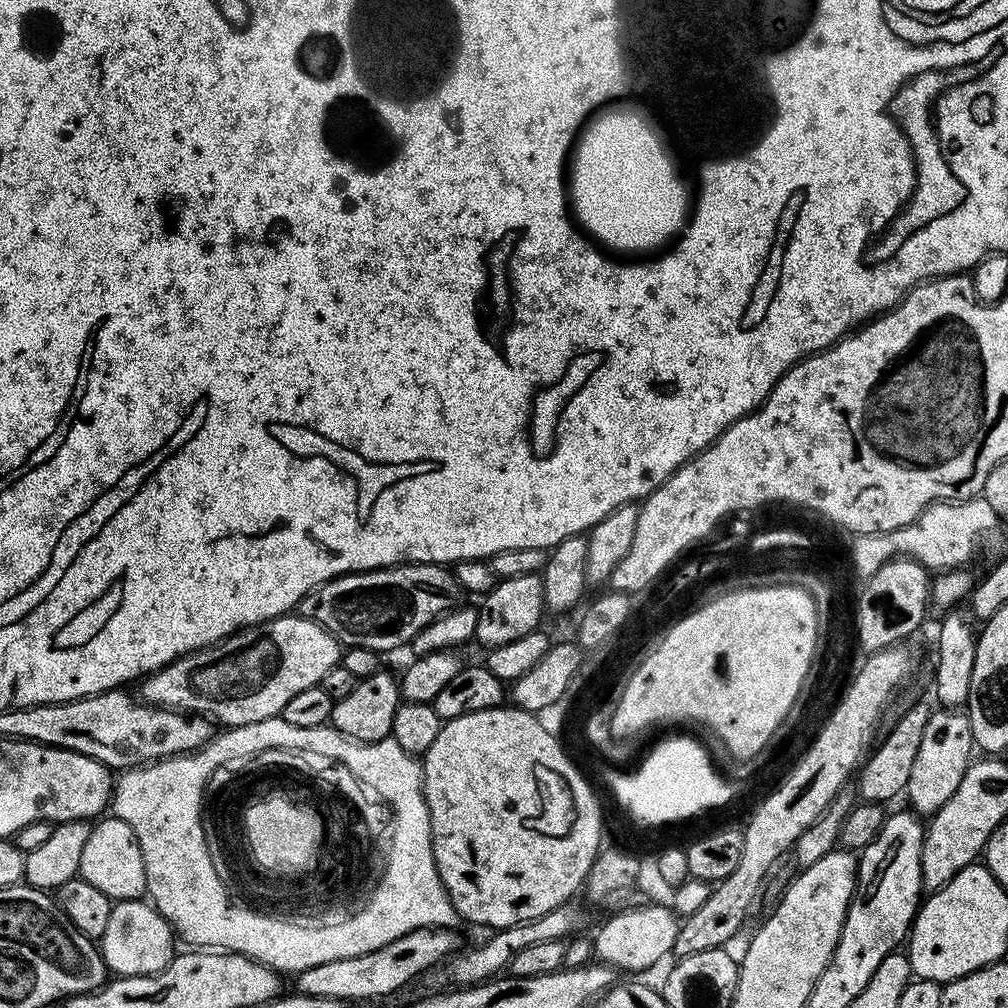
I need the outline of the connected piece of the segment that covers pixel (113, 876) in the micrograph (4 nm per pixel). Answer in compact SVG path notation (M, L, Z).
M115 818L101 819L93 827L90 839L82 849L82 862L79 879L98 886L113 902L118 900L138 900L146 892L146 866L142 862L142 850L134 830L126 823Z

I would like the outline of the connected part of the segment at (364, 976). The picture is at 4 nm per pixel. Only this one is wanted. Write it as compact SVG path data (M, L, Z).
M455 927L419 928L402 938L394 938L378 950L358 954L354 958L338 958L334 962L322 962L322 966L310 966L310 970L295 977L295 991L302 994L319 994L320 997L342 996L349 1002L355 1000L380 1000L392 996L403 984L411 982L415 976L423 974L436 963L447 961L453 954L461 951L460 936Z

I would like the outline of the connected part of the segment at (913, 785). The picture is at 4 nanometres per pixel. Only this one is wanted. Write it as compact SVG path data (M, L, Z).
M960 710L933 711L930 722L926 722L926 731L922 737L918 754L914 758L914 767L910 770L910 782L906 797L911 811L921 818L931 818L954 795L961 785L962 776L973 759L974 741L972 727L967 715Z

